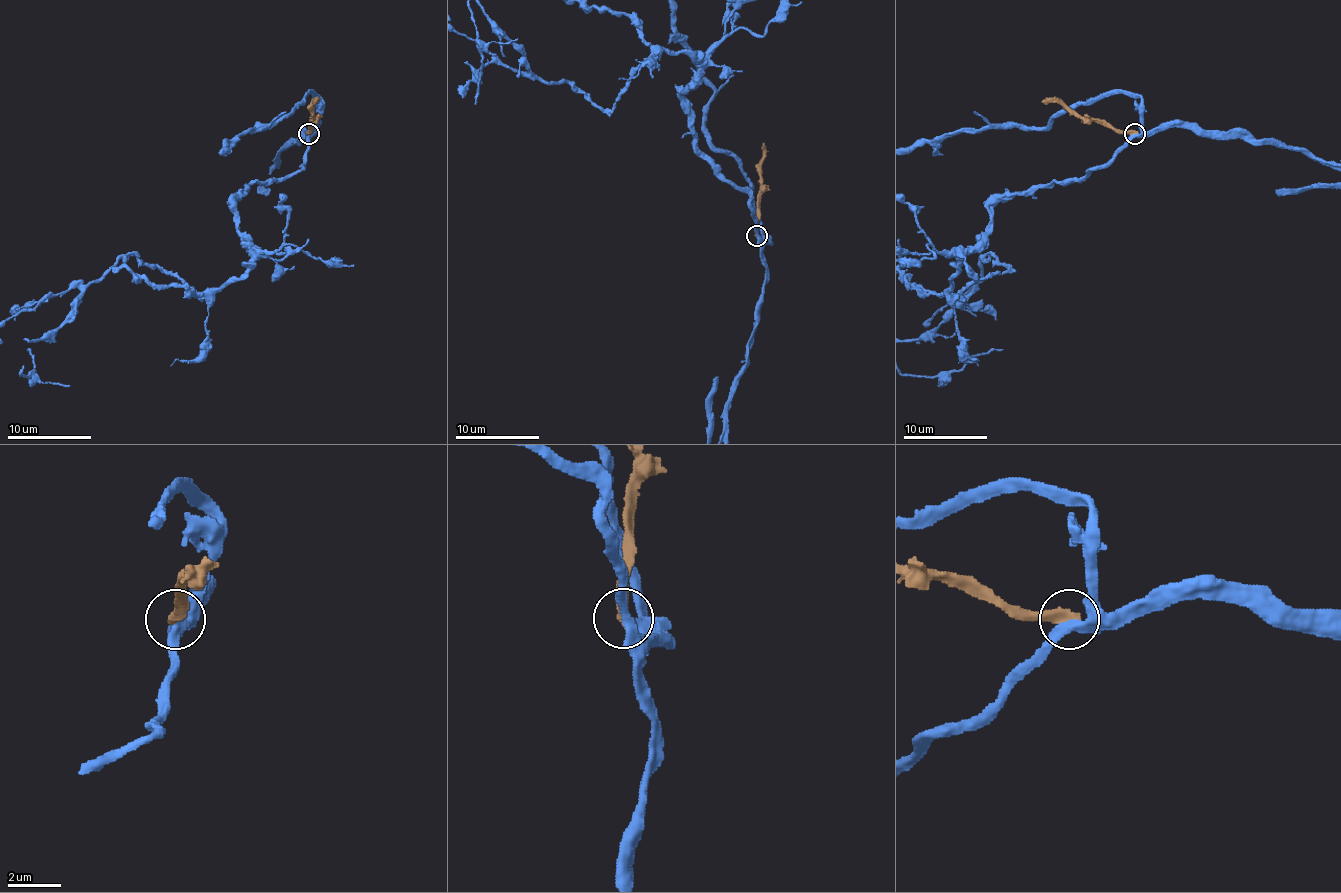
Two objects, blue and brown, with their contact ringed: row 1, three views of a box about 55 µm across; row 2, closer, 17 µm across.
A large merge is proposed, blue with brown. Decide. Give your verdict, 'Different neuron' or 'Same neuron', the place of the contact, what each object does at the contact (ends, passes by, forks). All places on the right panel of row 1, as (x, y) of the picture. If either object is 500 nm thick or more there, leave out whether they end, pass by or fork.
Different neuron. Place: (1135, 133). At the ring blue passes by. At the ring brown ends

